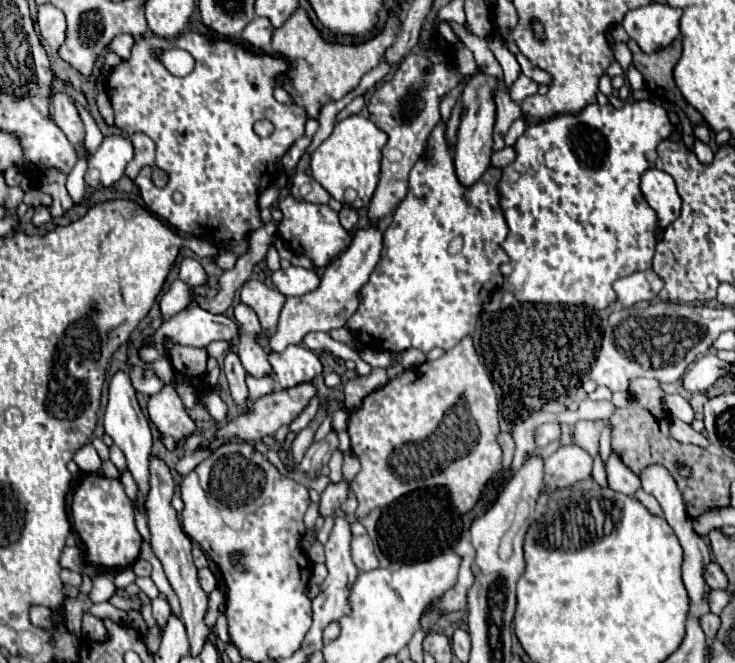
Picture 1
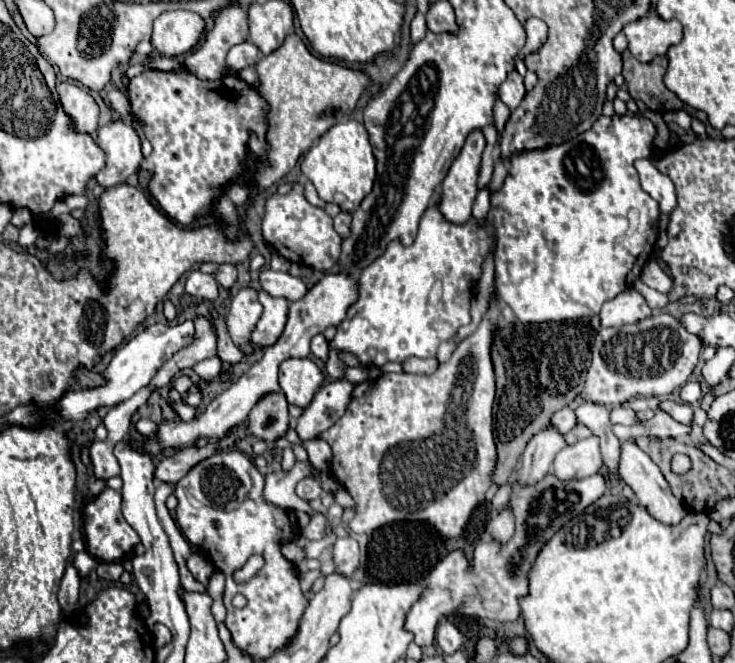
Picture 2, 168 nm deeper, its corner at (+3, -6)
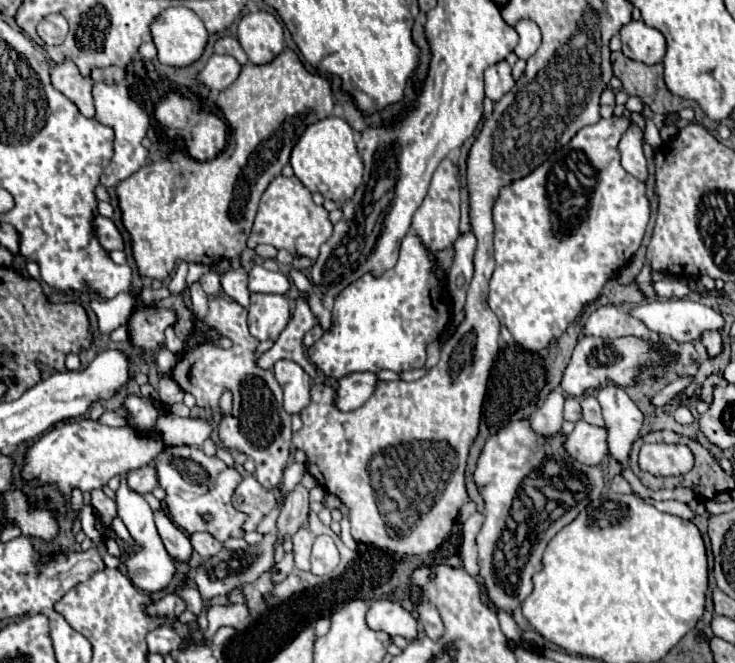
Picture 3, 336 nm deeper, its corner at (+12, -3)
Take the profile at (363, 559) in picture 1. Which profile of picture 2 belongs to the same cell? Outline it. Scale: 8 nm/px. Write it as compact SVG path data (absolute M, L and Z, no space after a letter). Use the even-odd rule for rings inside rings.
M337 537L335 545L333 545L333 561L339 573L345 575L353 575L359 567L359 559L361 559L361 551L359 551L359 543L353 537Z

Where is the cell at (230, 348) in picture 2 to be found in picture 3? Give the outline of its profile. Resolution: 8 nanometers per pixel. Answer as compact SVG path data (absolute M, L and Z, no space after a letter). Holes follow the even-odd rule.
M200 282L190 284L190 296L192 296L192 310L194 310L194 314L196 314L200 320L204 320L204 316L206 316L206 312L208 312L208 296L206 296L206 292L202 290Z

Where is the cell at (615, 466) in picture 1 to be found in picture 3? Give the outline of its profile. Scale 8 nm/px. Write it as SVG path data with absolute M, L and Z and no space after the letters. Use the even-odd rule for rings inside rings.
M594 396L582 398L580 404L582 404L582 418L584 418L586 422L592 422L592 424L596 424L596 426L602 426L602 424L604 424L600 404L598 404L598 400L596 400Z

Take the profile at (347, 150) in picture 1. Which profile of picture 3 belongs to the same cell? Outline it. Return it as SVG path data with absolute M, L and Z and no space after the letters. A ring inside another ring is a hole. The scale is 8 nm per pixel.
M328 116L324 120L310 124L292 148L290 164L294 168L294 176L312 194L320 193L324 198L334 200L338 204L350 200L356 188L362 184L364 164L356 150L354 130L348 126L344 118L338 116Z

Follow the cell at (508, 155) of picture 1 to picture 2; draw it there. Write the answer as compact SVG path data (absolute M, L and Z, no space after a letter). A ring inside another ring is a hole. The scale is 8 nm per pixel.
M485 185L483 189L479 189L479 193L477 193L477 199L475 199L475 205L473 205L473 215L475 215L477 219L487 217L489 197L491 197L489 193L491 193L491 187L489 187L489 185Z

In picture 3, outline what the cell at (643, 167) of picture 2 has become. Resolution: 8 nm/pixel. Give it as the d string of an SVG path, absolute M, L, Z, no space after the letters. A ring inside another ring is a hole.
M630 122L628 132L622 136L618 144L618 152L620 152L622 168L644 182L648 172L646 172L646 158L644 158L642 144L644 144L644 134L640 126L636 122Z

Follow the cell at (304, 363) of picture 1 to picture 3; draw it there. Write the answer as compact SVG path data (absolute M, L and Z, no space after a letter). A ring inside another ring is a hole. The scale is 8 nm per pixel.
M292 360L276 362L274 374L284 392L284 410L300 414L310 404L310 376Z

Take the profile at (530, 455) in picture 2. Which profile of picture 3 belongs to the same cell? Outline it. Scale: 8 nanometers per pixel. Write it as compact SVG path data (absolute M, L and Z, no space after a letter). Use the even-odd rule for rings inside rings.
M552 390L544 404L532 414L530 422L532 422L532 428L536 430L536 434L540 436L552 436L556 434L560 428L562 428L562 406L564 406L564 394L562 390Z

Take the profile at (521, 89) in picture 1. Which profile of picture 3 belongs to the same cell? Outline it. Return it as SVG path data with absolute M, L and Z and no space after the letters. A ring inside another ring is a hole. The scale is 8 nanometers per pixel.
M498 62L490 68L486 68L484 72L484 82L486 82L486 96L494 102L498 102L512 86L514 86L514 78L512 78L512 68L508 66L508 62Z

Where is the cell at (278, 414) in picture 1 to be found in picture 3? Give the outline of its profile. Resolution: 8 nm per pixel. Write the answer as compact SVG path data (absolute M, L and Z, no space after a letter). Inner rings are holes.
M144 466L140 470L132 470L126 474L126 484L130 490L138 492L138 494L148 494L152 492L156 486L158 486L158 480L156 480L156 470L154 466Z

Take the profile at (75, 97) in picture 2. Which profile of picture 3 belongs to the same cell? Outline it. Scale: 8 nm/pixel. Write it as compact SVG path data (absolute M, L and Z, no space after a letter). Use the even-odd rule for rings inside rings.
M64 60L56 64L50 76L54 88L58 88L64 96L68 96L86 118L92 118L96 114L92 100L92 78L82 76L72 60Z

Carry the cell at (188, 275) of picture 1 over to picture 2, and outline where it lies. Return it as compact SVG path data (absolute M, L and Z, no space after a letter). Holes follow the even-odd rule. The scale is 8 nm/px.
M197 269L197 271L191 271L191 275L187 277L185 291L187 291L189 295L195 295L197 299L213 301L213 299L217 299L219 285L217 285L217 281L213 279L213 275L201 273L201 271Z

